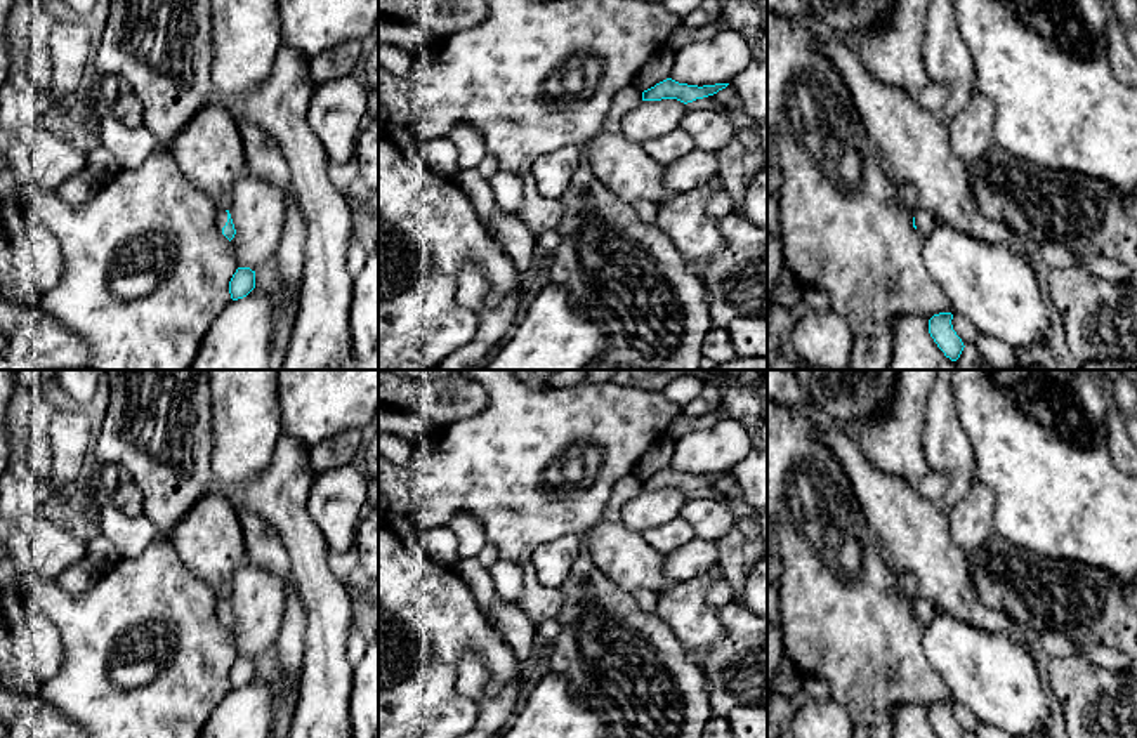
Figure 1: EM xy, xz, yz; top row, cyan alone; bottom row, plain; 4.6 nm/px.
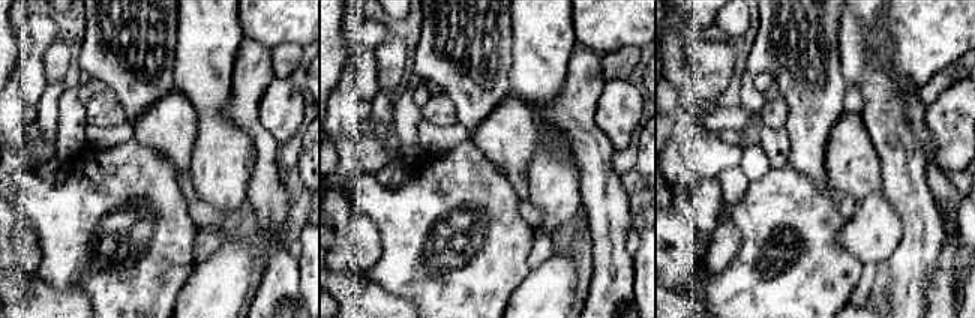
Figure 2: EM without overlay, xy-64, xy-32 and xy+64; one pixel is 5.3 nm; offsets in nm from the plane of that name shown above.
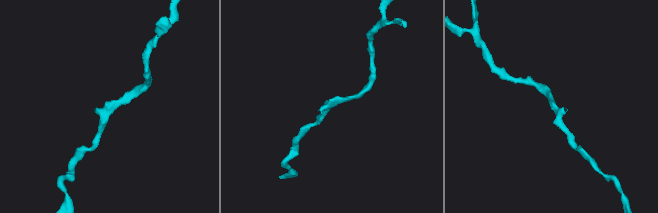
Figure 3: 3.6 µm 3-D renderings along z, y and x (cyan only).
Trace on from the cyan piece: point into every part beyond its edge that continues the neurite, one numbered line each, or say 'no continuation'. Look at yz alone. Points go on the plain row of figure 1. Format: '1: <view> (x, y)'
1: yz (926, 610)

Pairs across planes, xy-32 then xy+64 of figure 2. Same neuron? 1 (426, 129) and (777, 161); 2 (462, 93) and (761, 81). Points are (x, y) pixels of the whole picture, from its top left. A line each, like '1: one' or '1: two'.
1: one
2: two

